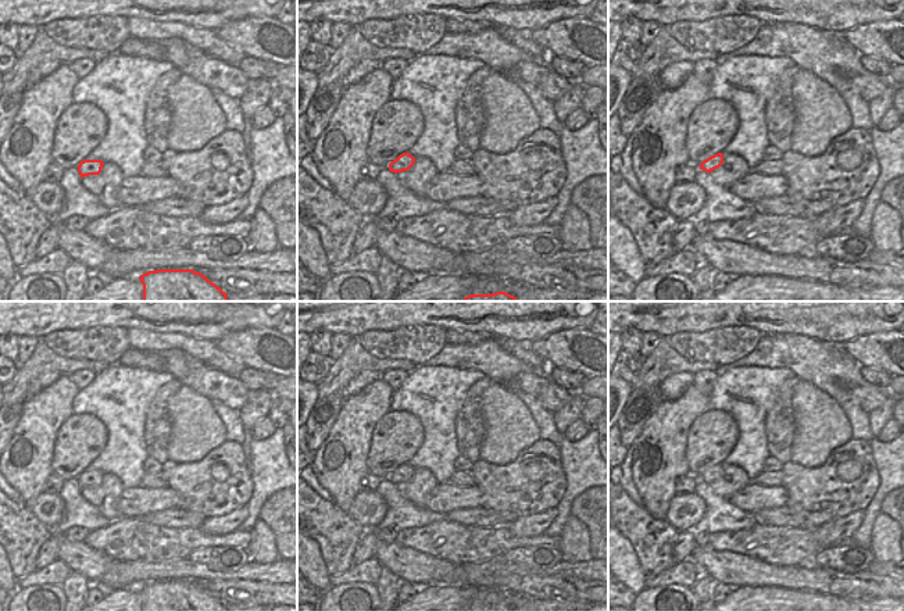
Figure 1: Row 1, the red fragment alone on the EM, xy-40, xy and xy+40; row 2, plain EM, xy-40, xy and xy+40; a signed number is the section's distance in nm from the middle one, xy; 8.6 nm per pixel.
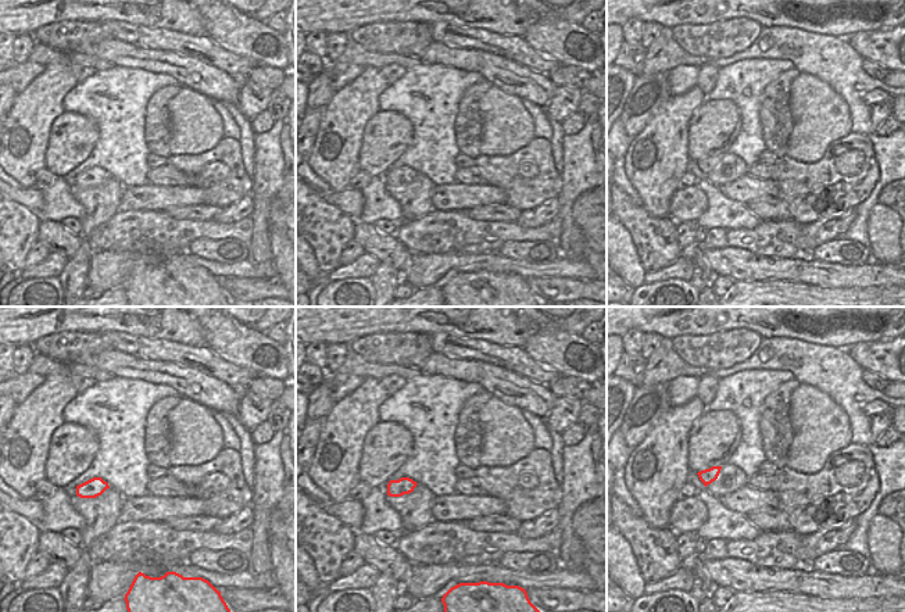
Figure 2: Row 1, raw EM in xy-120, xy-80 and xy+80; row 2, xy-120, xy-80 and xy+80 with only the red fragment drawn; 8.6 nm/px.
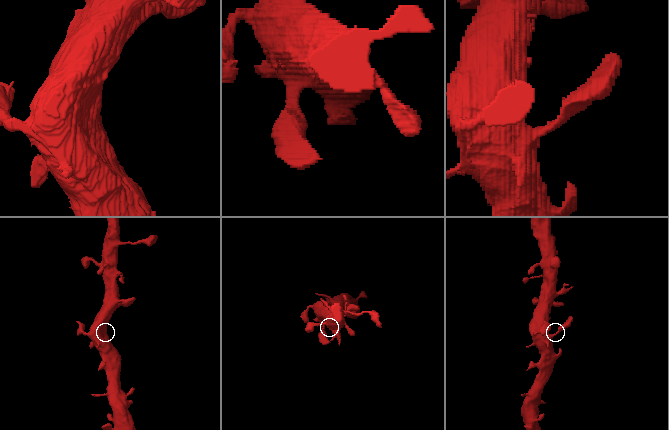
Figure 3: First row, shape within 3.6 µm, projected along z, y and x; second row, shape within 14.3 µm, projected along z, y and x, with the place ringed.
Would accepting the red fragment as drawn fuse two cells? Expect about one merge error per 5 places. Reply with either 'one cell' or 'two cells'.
one cell

